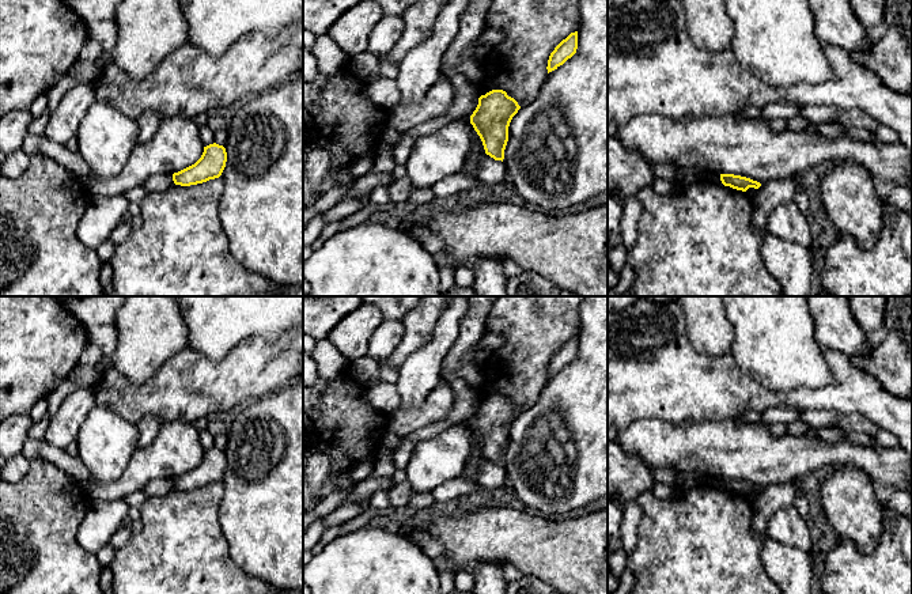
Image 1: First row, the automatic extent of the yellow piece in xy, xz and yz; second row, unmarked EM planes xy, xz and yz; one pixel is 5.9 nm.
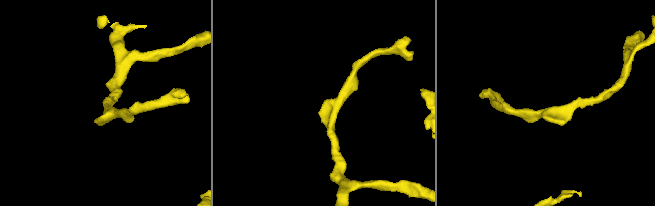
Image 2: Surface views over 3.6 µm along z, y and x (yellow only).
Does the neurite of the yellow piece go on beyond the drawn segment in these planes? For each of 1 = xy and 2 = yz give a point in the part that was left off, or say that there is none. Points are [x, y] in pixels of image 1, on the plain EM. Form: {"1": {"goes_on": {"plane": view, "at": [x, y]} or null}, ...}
{"1": {"goes_on": null}, "2": {"goes_on": null}}

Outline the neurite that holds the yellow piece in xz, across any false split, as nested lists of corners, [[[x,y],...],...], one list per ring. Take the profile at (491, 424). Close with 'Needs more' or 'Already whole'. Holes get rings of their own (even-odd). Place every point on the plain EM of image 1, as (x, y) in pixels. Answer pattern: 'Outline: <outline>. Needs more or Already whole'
Outline: [[[492,394],[478,402],[470,428],[480,440],[485,458],[495,465],[504,464],[508,431],[521,410],[503,394]]]. Already whole

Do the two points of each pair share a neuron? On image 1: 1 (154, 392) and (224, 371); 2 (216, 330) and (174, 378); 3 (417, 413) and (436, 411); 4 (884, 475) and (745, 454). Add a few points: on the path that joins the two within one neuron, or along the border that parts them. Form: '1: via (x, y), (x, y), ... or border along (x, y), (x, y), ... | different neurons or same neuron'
1: via (171, 392), (186, 386), (207, 386) | same neuron
2: border along (186, 347), (215, 360), (220, 360), (230, 351) | different neurons
3: via (422, 413), (432, 411) | same neuron
4: via (850, 456), (779, 456) | same neuron

